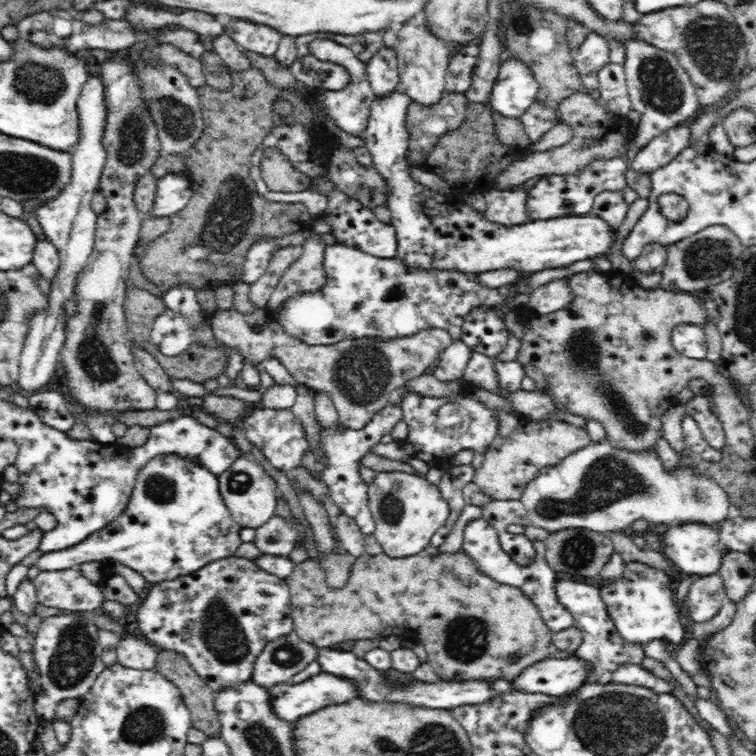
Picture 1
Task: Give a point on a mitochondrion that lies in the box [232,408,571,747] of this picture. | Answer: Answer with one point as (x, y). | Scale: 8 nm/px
(466, 638)

